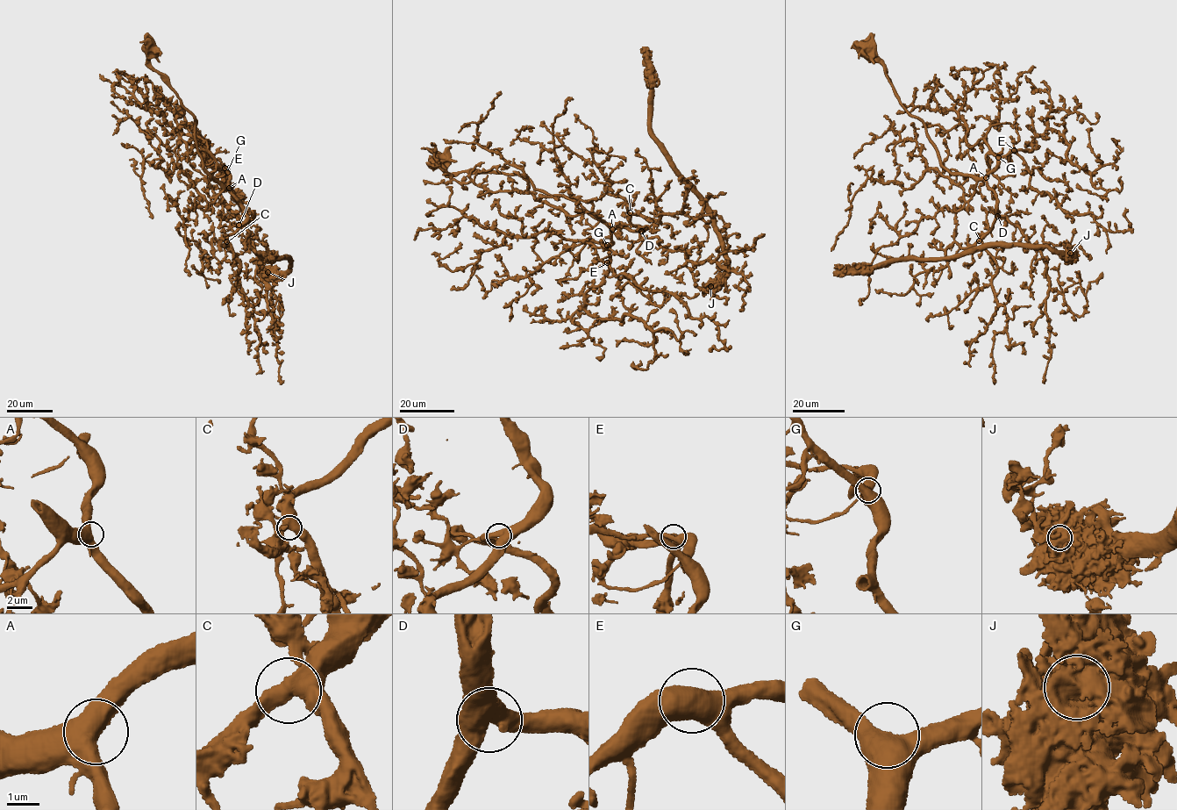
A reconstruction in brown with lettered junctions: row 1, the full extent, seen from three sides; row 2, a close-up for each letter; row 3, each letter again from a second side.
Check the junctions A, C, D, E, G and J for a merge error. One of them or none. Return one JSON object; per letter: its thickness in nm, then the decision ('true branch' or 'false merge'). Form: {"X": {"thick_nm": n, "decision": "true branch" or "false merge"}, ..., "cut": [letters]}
{"A": {"thick_nm": 600, "decision": "true branch"}, "C": {"thick_nm": 550, "decision": "true branch"}, "D": {"thick_nm": 650, "decision": "true branch"}, "E": {"thick_nm": 480, "decision": "true branch"}, "G": {"thick_nm": 600, "decision": "true branch"}, "J": {"thick_nm": 1300, "decision": "false merge"}, "cut": ["J"]}

